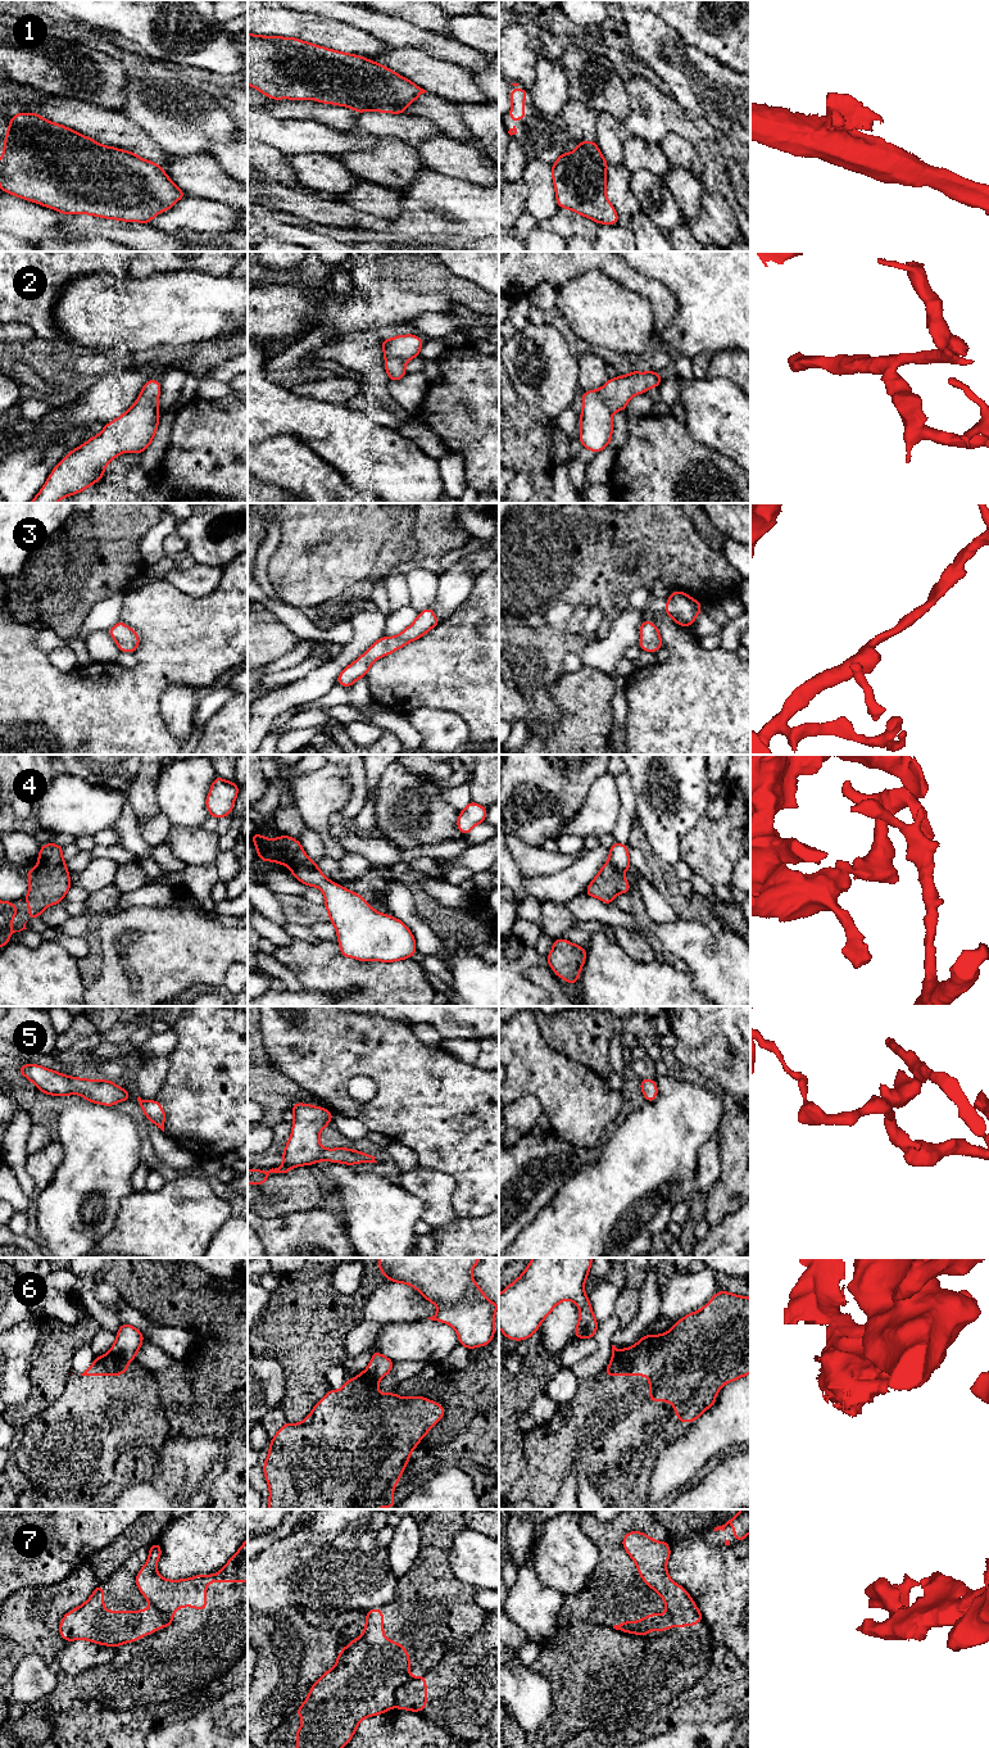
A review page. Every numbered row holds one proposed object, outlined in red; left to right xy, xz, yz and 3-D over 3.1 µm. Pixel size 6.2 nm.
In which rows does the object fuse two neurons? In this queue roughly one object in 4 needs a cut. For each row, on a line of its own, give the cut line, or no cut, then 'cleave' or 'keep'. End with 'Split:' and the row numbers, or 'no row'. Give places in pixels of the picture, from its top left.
1: cut none; keep
2: cut none; keep
3: cut none; keep
4: cut xy (37, 863), (66, 865); cleave
5: cut none; keep
6: cut xy (109, 1352), (128, 1361); cleave
7: cut xz (414, 1678), (402, 1683), (394, 1692); cleave
Split: 4, 6, 7

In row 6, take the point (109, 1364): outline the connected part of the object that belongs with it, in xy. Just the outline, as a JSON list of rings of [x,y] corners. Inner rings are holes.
[[[113,1353],[96,1357],[95,1362],[81,1376],[121,1376],[128,1371],[128,1359]]]

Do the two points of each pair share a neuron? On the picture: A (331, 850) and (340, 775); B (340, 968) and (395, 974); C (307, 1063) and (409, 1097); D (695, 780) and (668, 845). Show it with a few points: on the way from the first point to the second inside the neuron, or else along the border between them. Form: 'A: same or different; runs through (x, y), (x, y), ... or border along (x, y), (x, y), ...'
A: same; runs through (323, 832), (323, 793)
B: same; runs through (354, 974), (381, 974)
C: same; runs through (332, 1064), (379, 1067), (384, 1072)
D: same; runs through (686, 796), (683, 811), (668, 829)

